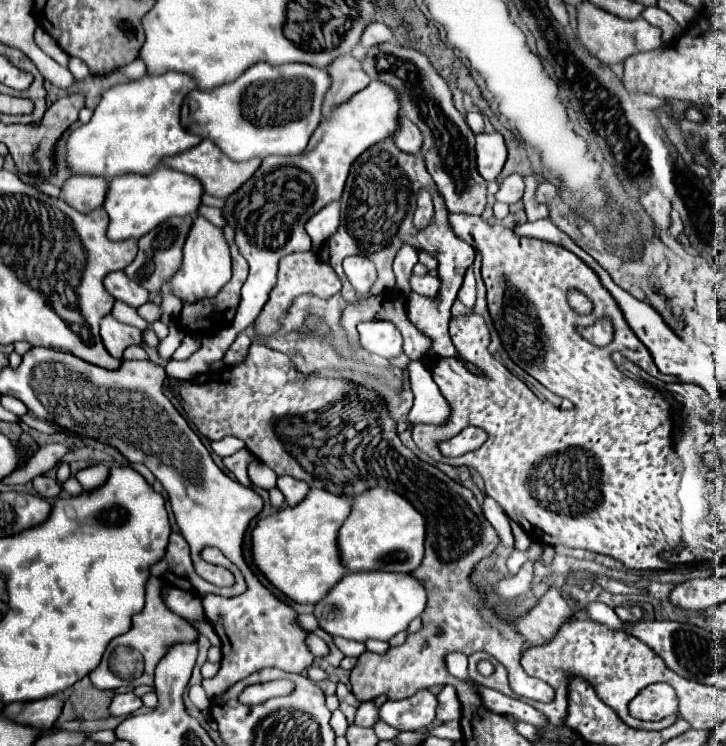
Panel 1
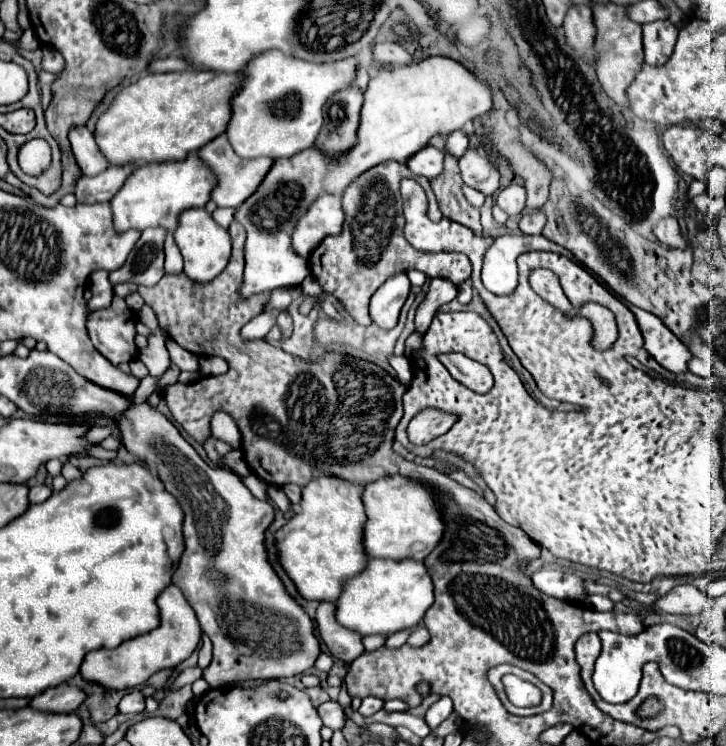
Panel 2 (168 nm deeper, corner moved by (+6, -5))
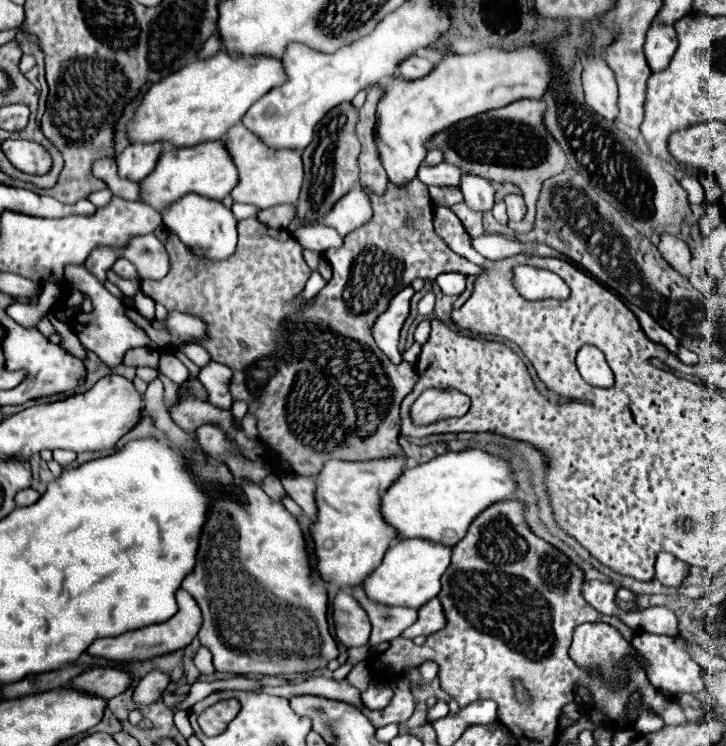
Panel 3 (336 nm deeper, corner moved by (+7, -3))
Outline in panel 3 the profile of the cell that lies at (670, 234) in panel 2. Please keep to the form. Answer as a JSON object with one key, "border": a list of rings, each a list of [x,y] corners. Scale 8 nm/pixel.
{"border":[[[664,233],[658,245],[658,251],[680,275],[690,277],[690,249],[682,239]]]}

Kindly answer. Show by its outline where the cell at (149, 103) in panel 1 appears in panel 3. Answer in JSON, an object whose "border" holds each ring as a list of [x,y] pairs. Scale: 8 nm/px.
{"border":[[[218,51],[214,57],[196,59],[148,89],[128,125],[128,137],[134,143],[164,141],[174,147],[192,147],[220,139],[232,125],[242,121],[250,105],[286,79],[282,61],[274,57],[230,57],[226,51]]]}

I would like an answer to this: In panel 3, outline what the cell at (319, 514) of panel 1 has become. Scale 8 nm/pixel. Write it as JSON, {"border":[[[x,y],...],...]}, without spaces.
{"border":[[[398,455],[370,461],[332,459],[324,465],[316,479],[318,521],[310,527],[316,543],[318,573],[324,581],[332,581],[346,589],[354,583],[362,583],[382,563],[392,541],[398,541],[396,529],[390,527],[382,517],[380,499],[386,489],[404,473],[406,463],[408,457]]]}

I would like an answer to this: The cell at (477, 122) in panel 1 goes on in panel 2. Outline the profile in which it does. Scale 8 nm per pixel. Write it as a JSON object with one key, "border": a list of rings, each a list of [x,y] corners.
{"border":[[[457,129],[457,131],[453,131],[453,133],[447,137],[447,149],[449,149],[449,153],[453,153],[455,157],[461,157],[461,155],[465,153],[467,145],[469,145],[469,139],[467,139],[467,133],[465,133],[463,129]]]}

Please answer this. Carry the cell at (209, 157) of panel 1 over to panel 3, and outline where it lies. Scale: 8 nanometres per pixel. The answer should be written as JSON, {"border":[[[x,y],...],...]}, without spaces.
{"border":[[[242,123],[232,127],[226,133],[228,151],[240,173],[240,183],[234,187],[232,197],[240,203],[252,203],[260,209],[282,205],[282,203],[296,203],[300,185],[302,185],[302,153],[294,149],[272,149],[268,147],[258,135],[248,131]]]}

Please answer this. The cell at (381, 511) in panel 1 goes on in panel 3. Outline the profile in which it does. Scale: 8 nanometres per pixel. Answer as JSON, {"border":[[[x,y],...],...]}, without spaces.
{"border":[[[472,447],[466,451],[446,451],[436,459],[406,469],[382,497],[384,519],[398,529],[402,539],[422,537],[456,545],[464,539],[470,523],[490,505],[516,495],[514,467],[508,459]]]}

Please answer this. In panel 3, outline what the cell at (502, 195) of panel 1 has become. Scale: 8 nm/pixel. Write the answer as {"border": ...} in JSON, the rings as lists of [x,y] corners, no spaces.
{"border":[[[520,193],[516,195],[506,195],[504,197],[504,203],[508,207],[508,219],[510,221],[522,221],[524,215],[526,215],[526,205],[524,205],[524,199]]]}

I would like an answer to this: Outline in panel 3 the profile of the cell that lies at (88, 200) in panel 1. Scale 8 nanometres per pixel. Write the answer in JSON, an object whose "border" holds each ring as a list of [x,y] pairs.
{"border":[[[132,143],[116,159],[120,175],[132,181],[146,179],[154,171],[164,149],[166,143]]]}

